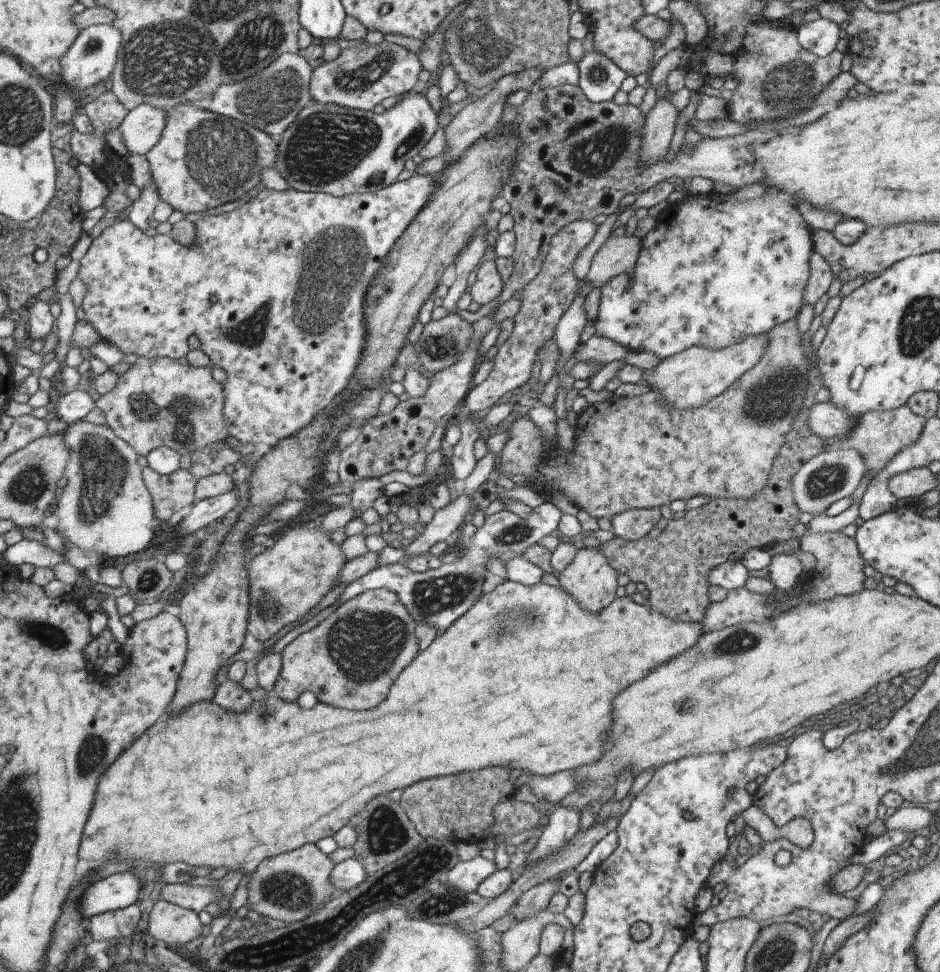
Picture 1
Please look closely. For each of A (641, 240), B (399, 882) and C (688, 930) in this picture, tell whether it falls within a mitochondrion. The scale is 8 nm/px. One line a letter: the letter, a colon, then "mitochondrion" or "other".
A: other
B: mitochondrion
C: other

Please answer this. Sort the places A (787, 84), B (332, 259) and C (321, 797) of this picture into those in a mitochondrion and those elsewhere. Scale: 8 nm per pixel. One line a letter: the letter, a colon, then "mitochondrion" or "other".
A: mitochondrion
B: mitochondrion
C: other

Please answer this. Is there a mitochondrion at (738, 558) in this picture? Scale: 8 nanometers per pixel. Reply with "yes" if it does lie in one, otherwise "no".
no

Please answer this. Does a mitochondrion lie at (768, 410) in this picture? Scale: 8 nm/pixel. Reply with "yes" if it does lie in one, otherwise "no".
yes

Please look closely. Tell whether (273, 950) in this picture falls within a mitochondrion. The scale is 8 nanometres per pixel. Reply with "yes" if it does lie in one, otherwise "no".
yes

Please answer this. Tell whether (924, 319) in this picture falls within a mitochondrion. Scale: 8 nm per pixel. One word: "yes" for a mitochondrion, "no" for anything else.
yes

